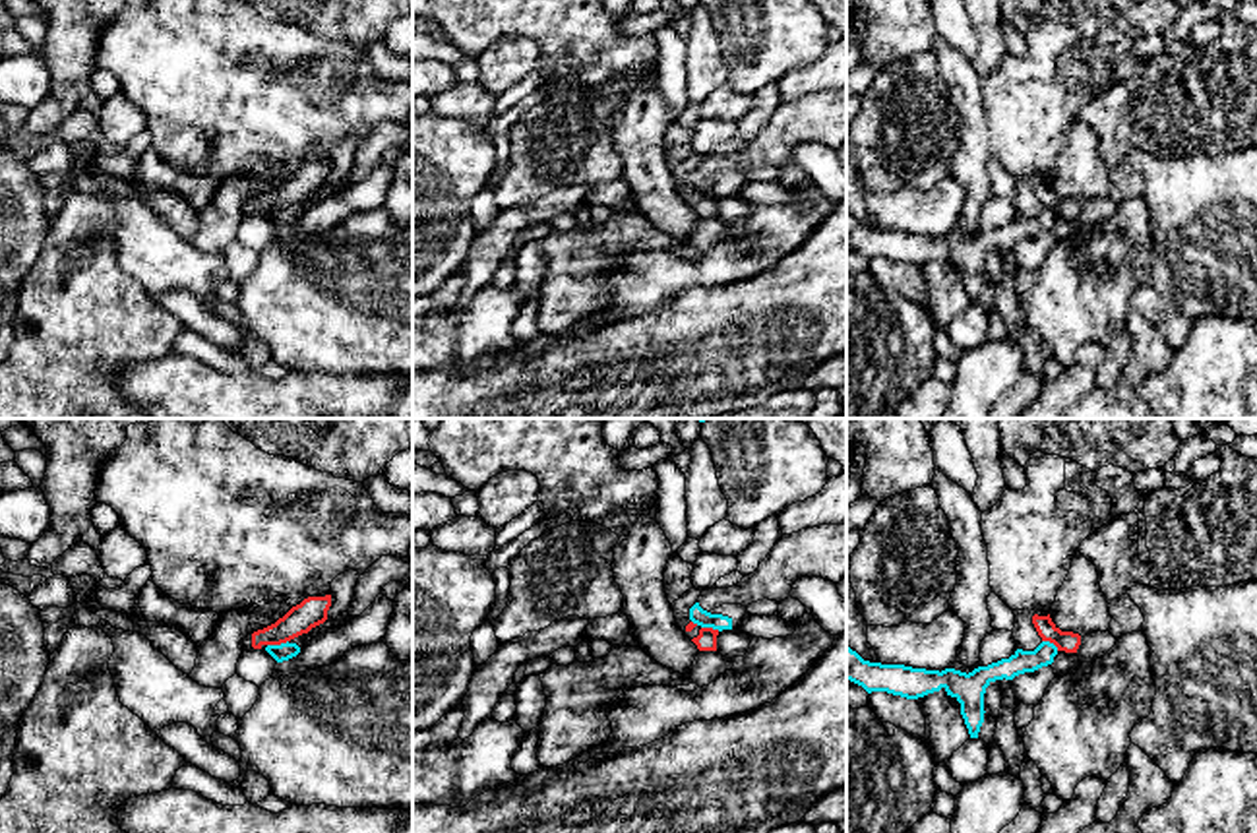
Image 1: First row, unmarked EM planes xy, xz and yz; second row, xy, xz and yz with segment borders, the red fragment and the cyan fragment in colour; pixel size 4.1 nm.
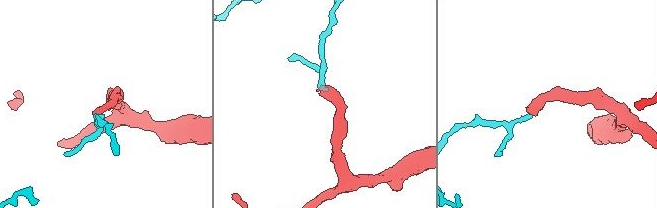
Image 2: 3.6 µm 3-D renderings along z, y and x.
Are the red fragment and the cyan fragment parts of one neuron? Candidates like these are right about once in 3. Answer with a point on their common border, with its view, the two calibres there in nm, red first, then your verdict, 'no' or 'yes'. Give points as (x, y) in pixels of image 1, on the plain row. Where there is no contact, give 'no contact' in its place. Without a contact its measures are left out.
contact xy (277, 210); calibres 120 and 70 nm; no

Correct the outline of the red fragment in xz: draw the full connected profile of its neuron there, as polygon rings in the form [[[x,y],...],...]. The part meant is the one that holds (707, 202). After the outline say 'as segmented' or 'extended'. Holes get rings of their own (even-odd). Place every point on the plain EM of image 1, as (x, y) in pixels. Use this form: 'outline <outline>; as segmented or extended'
outline [[[690,155],[678,167],[672,169],[678,194],[690,203],[699,217],[717,217],[719,196],[701,194],[690,186],[690,174],[697,169],[701,157]]]; extended

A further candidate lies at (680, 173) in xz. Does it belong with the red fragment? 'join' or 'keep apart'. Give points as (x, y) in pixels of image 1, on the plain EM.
join

